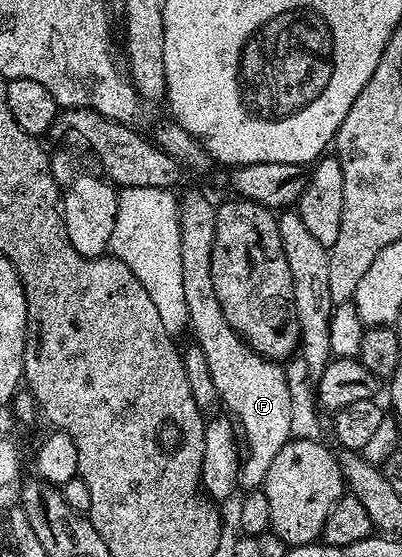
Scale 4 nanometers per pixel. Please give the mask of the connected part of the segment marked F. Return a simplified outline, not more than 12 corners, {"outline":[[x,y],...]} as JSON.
{"outline":[[179,204],[194,345],[241,439],[239,486],[260,489],[291,441],[286,369],[225,320],[213,292],[216,207]]}

